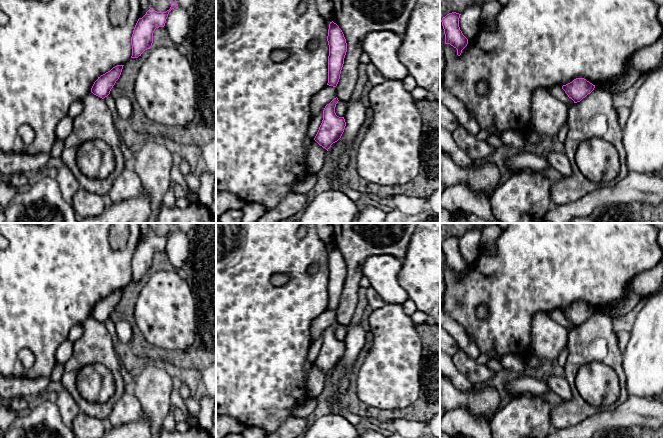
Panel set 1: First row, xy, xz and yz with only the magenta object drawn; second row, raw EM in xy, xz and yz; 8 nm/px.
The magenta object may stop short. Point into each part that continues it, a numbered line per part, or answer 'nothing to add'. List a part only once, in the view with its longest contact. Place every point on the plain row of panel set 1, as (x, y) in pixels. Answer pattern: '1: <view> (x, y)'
nothing to add

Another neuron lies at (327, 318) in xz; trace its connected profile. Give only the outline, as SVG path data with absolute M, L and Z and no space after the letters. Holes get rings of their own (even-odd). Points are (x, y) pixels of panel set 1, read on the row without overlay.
M327 309L316 317L311 325L312 342L324 334L325 330L337 321L336 311Z

